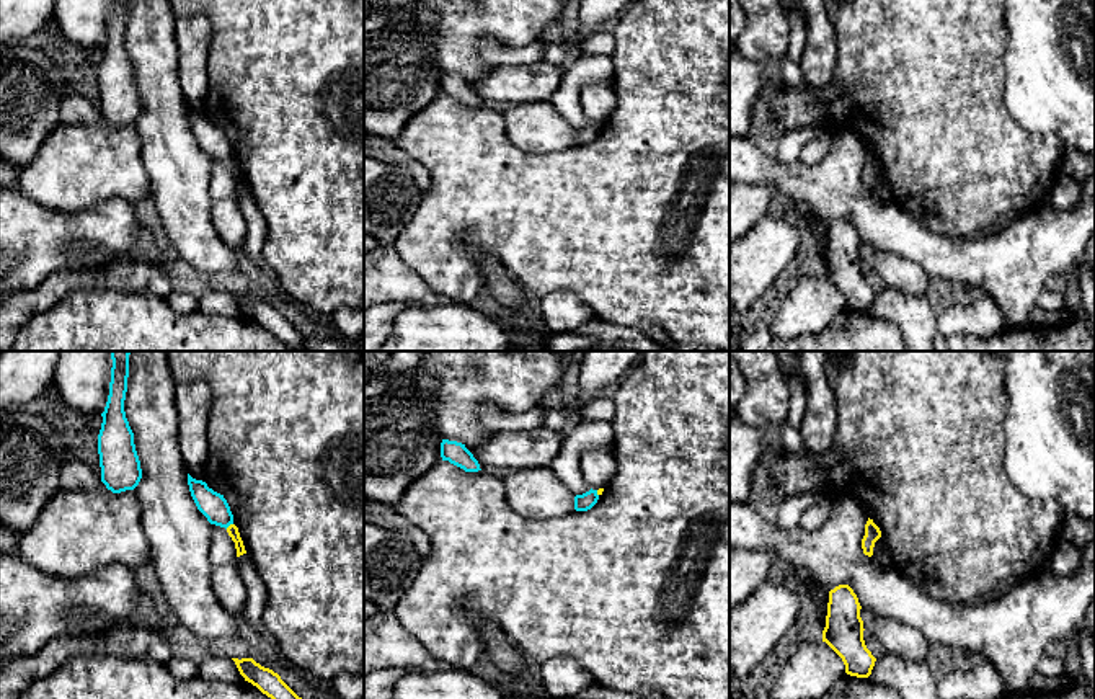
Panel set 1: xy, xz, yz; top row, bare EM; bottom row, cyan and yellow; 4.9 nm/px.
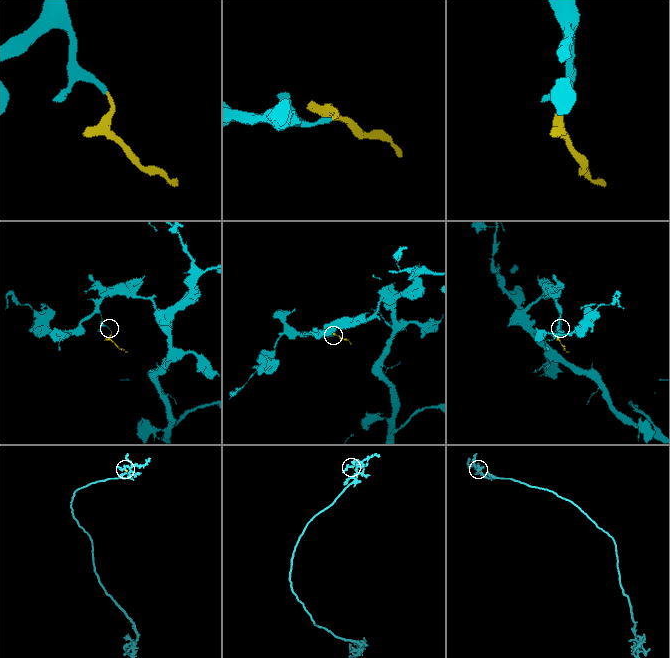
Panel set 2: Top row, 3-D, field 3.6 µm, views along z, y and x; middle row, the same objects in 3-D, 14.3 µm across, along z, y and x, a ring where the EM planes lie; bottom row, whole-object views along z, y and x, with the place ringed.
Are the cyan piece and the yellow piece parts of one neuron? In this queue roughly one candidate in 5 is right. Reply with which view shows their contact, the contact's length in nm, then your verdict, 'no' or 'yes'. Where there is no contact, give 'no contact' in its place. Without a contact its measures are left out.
meets cyan in xy; contact 50 nm long; yes

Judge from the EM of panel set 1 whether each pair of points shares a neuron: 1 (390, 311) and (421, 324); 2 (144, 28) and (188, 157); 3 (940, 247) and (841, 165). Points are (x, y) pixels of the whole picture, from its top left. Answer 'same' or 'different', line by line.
1: different
2: same
3: same

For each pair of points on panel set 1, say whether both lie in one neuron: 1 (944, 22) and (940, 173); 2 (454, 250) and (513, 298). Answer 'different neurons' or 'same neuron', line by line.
1: same neuron
2: different neurons

